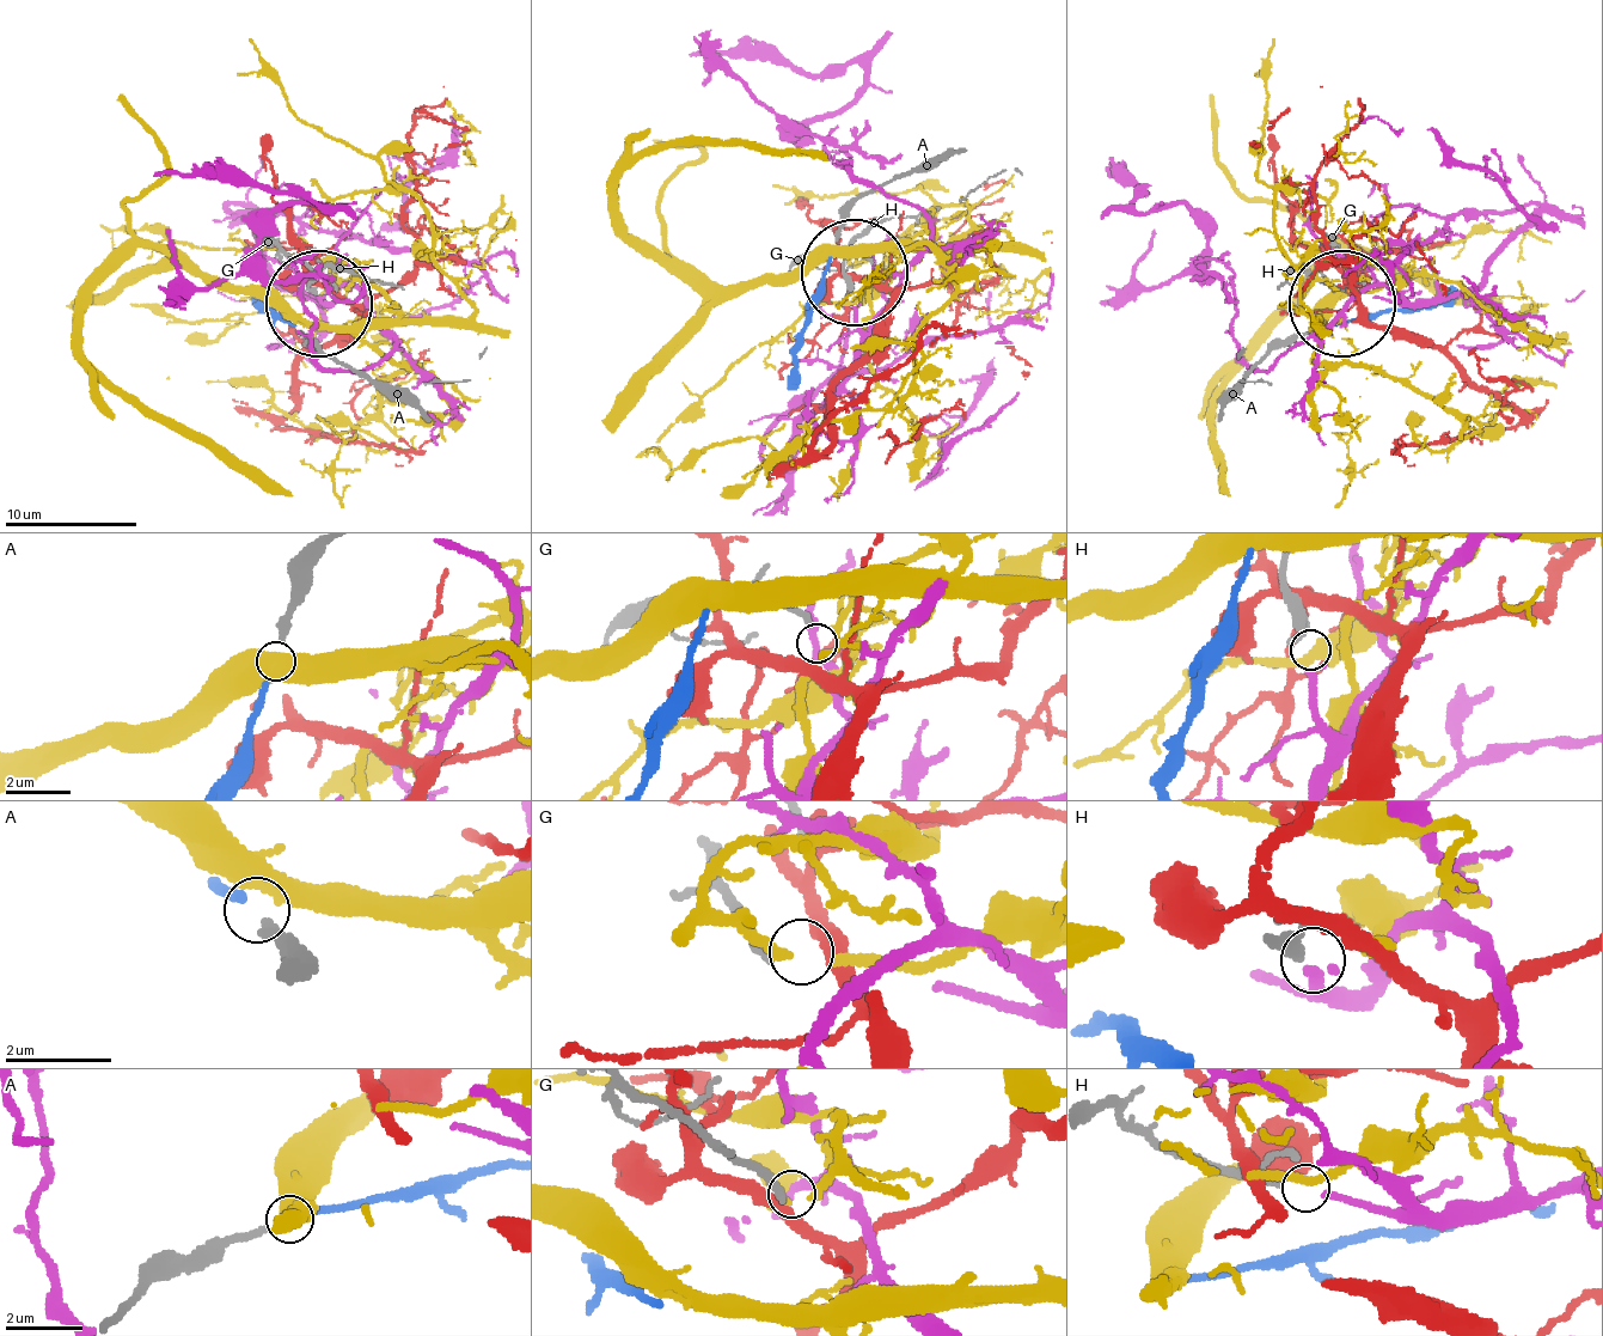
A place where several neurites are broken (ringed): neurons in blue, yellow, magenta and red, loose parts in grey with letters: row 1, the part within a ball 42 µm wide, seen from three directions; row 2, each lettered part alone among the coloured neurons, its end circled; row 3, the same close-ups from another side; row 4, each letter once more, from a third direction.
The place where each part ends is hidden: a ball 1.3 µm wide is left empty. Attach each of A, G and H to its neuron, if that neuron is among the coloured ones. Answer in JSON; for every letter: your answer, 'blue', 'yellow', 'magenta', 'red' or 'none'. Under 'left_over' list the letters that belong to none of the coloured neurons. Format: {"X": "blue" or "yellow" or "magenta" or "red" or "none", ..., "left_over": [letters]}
{"A": "blue", "G": "yellow", "H": "magenta", "left_over": []}

